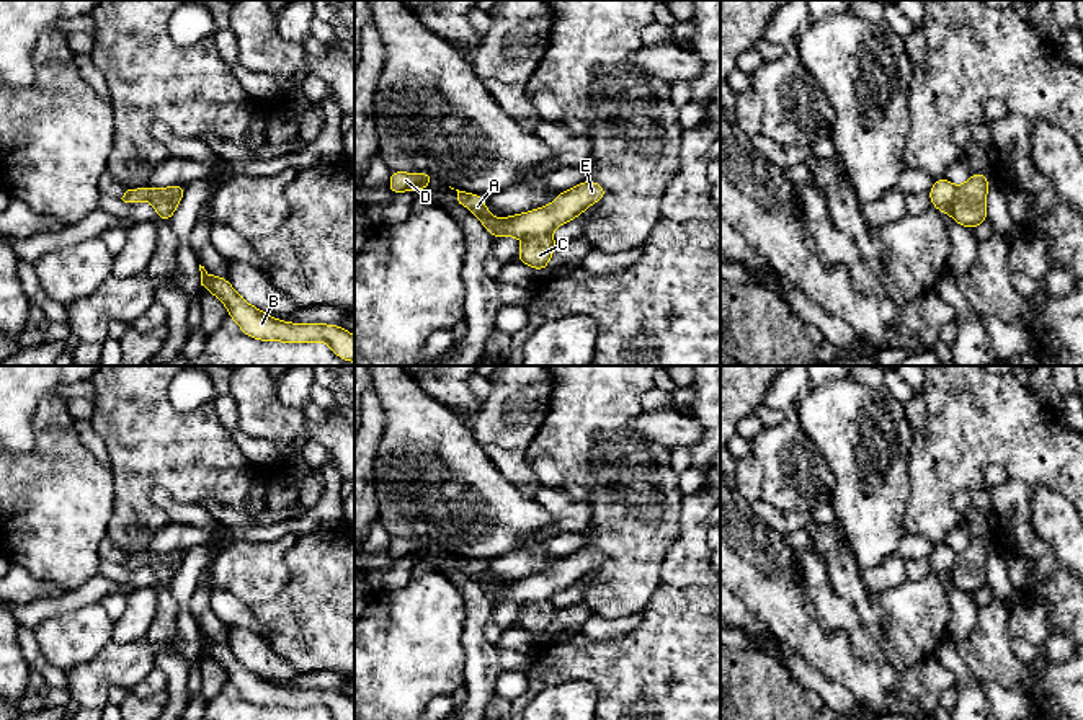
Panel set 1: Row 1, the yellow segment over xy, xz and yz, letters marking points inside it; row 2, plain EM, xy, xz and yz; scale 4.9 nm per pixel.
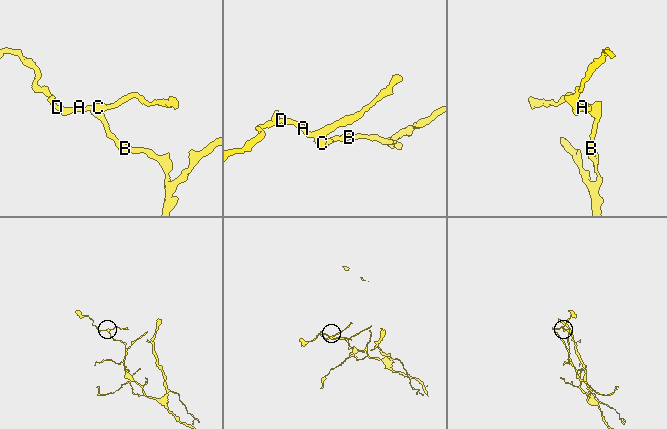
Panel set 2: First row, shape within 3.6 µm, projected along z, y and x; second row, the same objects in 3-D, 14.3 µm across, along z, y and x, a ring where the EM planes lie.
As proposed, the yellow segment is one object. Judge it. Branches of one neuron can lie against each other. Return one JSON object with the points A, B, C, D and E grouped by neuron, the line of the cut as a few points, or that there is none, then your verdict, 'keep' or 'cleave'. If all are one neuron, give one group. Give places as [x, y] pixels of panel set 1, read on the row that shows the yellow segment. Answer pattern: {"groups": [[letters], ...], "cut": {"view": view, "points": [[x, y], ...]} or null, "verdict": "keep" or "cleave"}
{"groups": [["A", "D", "E"], ["B", "C"]], "cut": {"view": "xz", "points": [[549, 234], [528, 234], [525, 237]]}, "verdict": "cleave"}

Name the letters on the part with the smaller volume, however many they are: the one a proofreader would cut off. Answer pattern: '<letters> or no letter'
A, D, E

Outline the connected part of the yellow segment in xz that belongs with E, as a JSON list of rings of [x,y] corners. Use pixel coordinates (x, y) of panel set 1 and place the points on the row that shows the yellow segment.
[[[582,181],[570,191],[559,193],[555,201],[546,207],[537,207],[511,217],[493,219],[482,194],[456,191],[459,204],[470,209],[495,238],[550,235],[555,227],[578,217],[586,207],[608,194],[608,191],[595,181]]]

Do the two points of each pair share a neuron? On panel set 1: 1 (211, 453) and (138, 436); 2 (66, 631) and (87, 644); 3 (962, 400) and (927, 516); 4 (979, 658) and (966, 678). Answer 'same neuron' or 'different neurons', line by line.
1: same neuron
2: same neuron
3: same neuron
4: different neurons

